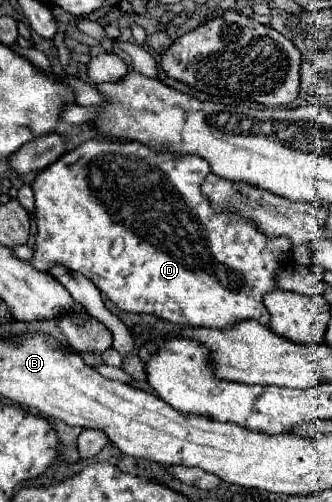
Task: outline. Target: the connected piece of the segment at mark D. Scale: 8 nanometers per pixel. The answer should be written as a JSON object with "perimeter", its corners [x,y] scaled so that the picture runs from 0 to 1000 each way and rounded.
{"perimeter":[[[295,277],[295,281],[259,281],[247,293],[205,301],[181,317],[114,345],[114,353],[96,365],[96,380],[108,392],[108,448],[114,448],[114,472],[108,472],[108,504],[102,516],[90,516],[96,532],[114,540],[145,540],[169,524],[193,524],[199,532],[241,540],[259,556],[271,556],[307,584],[331,592],[331,600],[392,624],[452,624],[476,635],[542,643],[542,647],[584,647],[584,651],[693,651],[699,643],[717,643],[729,635],[765,635],[783,647],[807,647],[813,624],[801,620],[789,604],[789,588],[837,576],[831,552],[855,526],[843,516],[880,500],[880,484],[867,476],[807,476],[789,460],[777,460],[771,444],[759,436],[729,432],[717,424],[681,424],[639,416],[639,404],[602,384],[602,369],[614,353],[633,345],[627,321],[602,317],[596,309],[494,309],[488,301],[446,297],[440,285],[410,281],[337,281],[337,277]]]}

